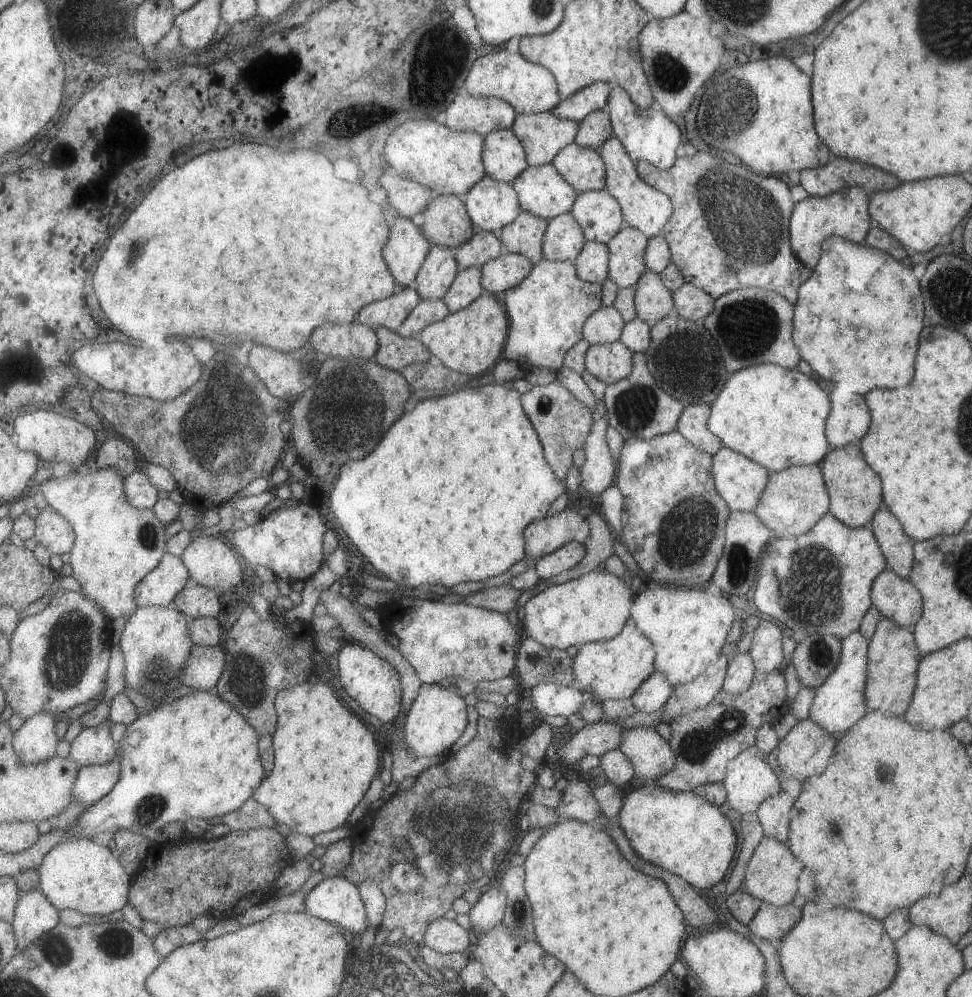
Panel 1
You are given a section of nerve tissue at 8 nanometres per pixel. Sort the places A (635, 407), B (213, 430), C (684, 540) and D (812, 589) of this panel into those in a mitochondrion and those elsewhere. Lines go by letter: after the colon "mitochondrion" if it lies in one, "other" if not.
A: mitochondrion
B: mitochondrion
C: mitochondrion
D: mitochondrion

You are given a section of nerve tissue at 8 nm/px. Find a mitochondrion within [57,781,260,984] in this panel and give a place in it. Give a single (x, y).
(117, 945)

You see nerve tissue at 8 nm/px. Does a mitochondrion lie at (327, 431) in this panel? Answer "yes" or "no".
yes

